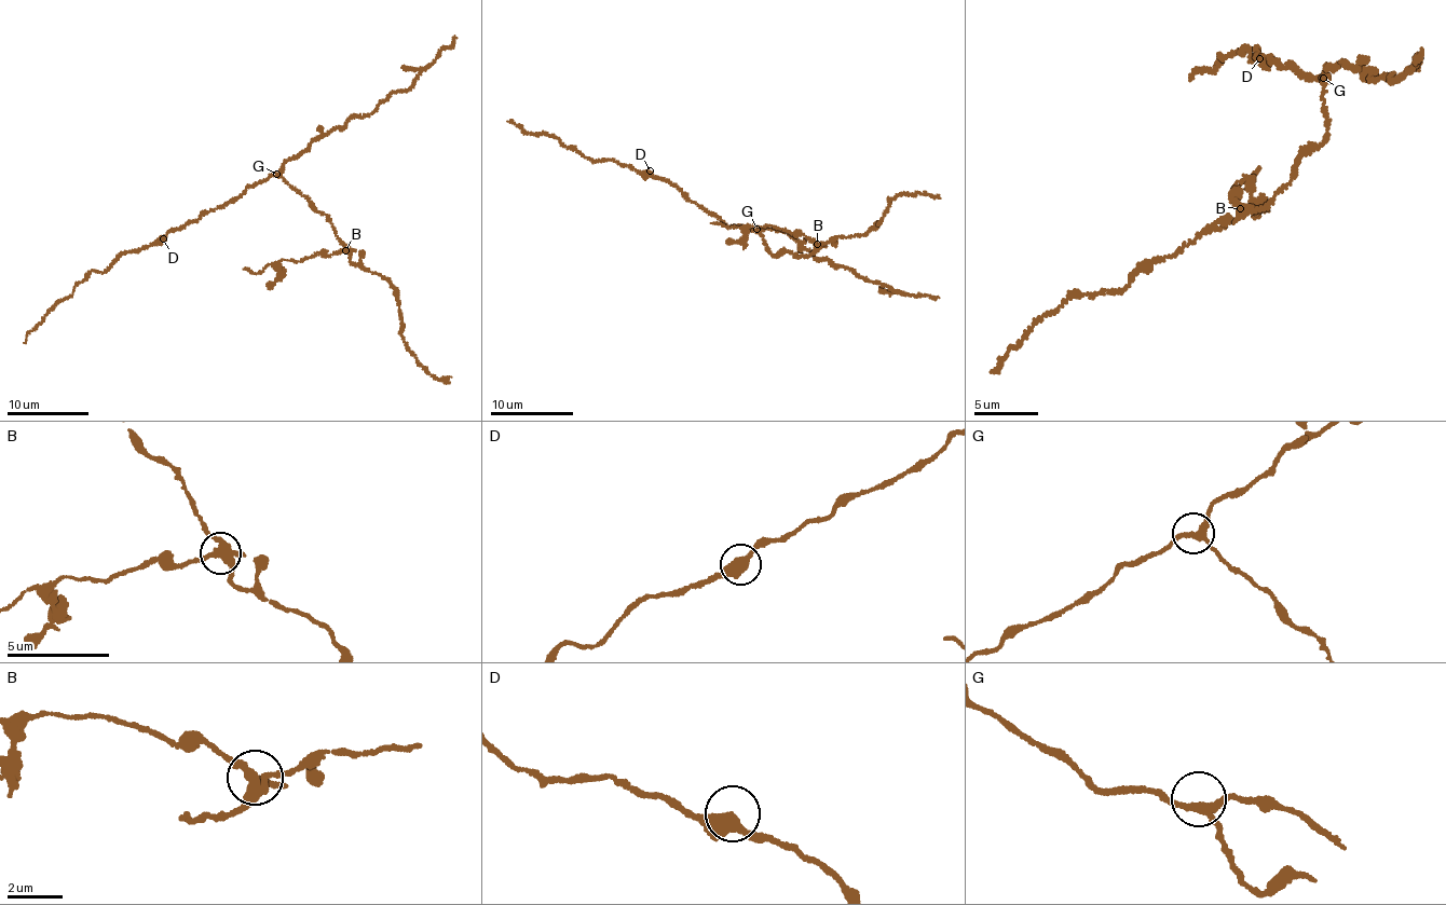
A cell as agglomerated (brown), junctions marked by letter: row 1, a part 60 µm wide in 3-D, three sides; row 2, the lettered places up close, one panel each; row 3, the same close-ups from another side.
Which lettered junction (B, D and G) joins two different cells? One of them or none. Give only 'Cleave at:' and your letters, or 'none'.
Cleave at: B

